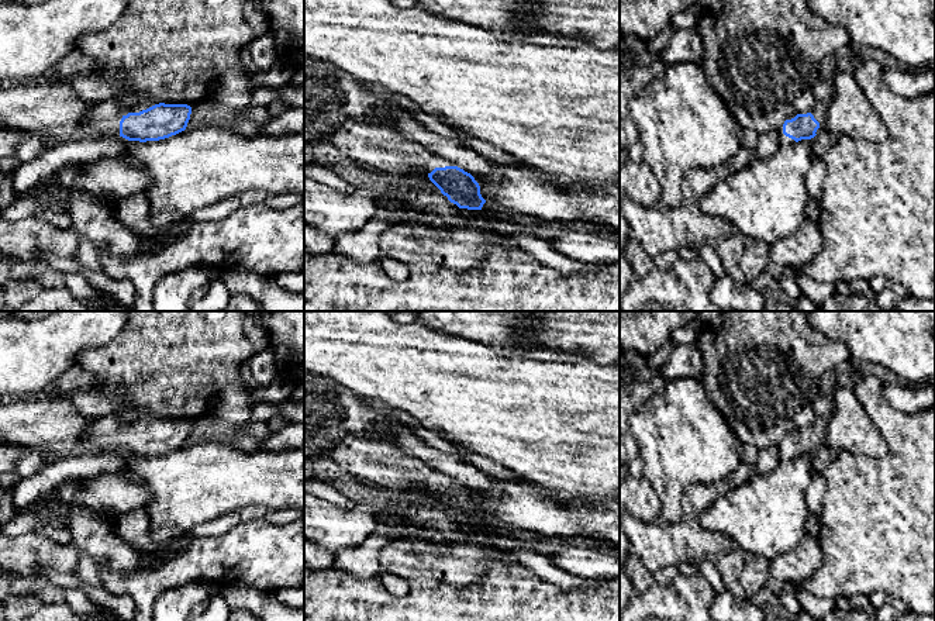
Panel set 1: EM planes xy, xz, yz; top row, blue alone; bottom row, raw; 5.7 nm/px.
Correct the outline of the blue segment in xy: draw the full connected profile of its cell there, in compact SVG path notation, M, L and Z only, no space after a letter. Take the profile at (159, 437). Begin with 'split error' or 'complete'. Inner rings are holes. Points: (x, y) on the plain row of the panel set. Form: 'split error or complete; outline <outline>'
split error; outline M152 415L94 418L82 439L84 451L115 449L128 456L159 456L186 445L192 422Z

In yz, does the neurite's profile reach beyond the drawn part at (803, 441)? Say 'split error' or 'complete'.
split error

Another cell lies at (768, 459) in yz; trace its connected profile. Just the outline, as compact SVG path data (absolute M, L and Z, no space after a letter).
M770 446L767 449L759 449L758 459L753 463L756 473L769 473L780 463L779 446Z

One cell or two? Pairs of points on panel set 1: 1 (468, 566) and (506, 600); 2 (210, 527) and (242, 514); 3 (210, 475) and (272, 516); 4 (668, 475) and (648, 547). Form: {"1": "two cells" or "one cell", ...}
{"1": "two cells", "2": "one cell", "3": "two cells", "4": "two cells"}

